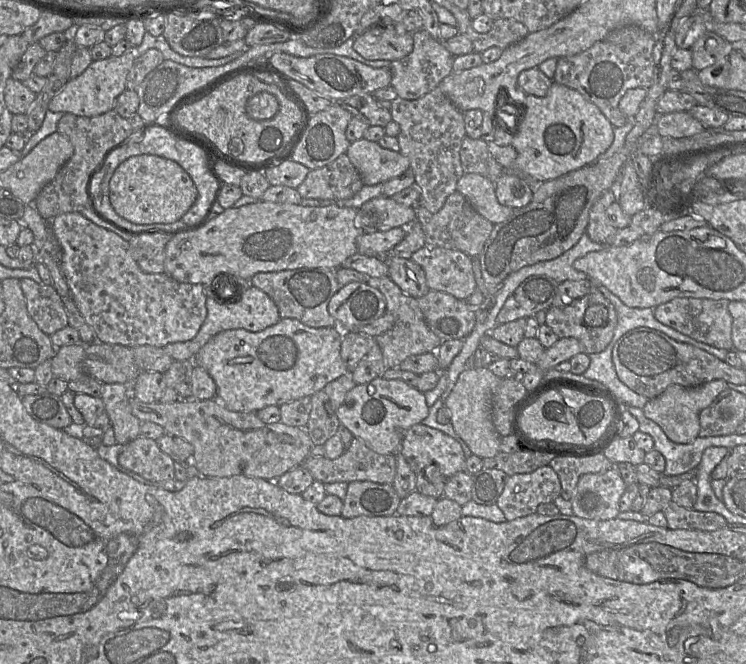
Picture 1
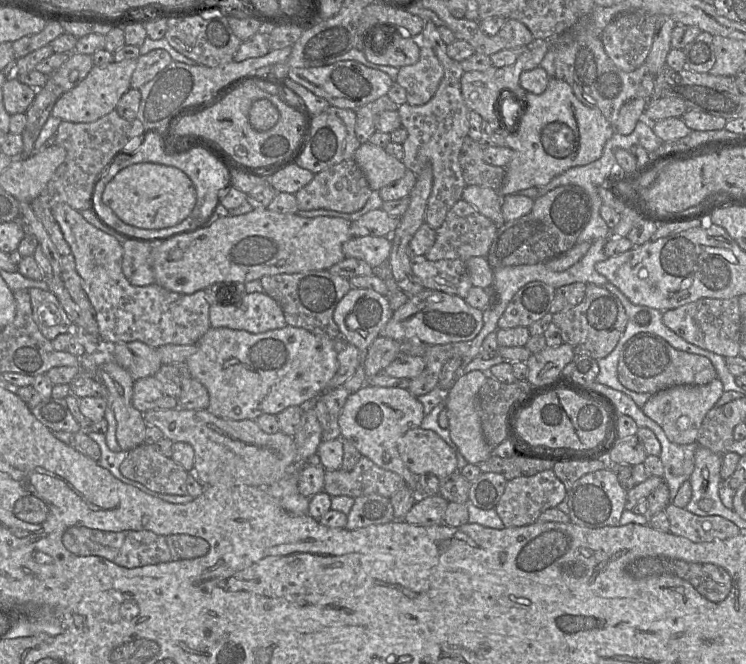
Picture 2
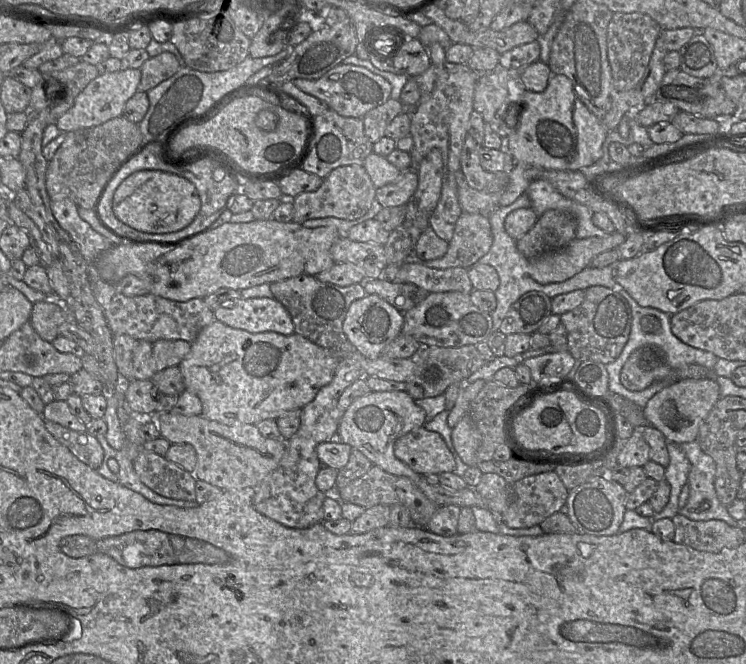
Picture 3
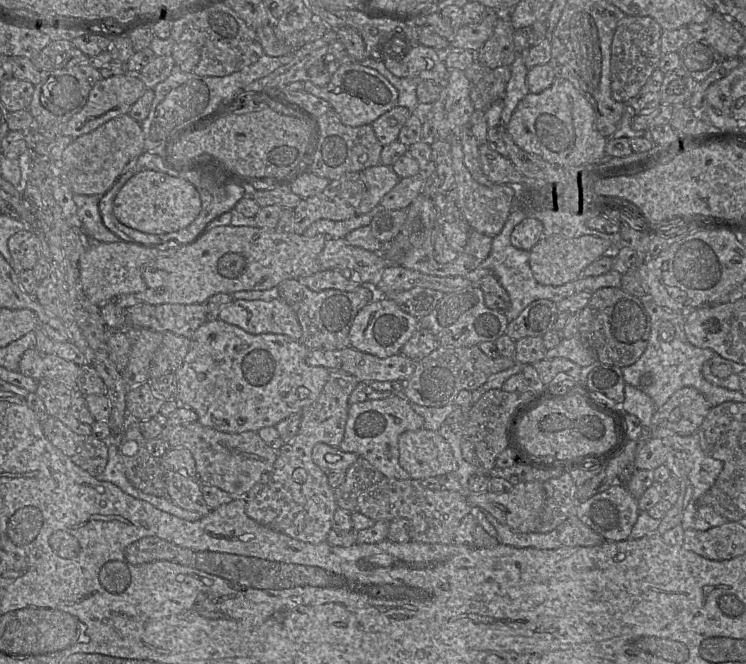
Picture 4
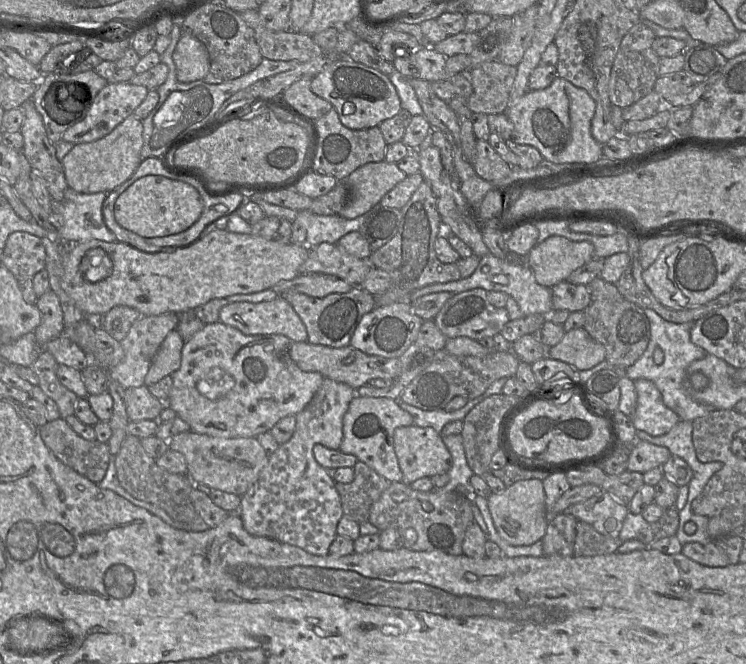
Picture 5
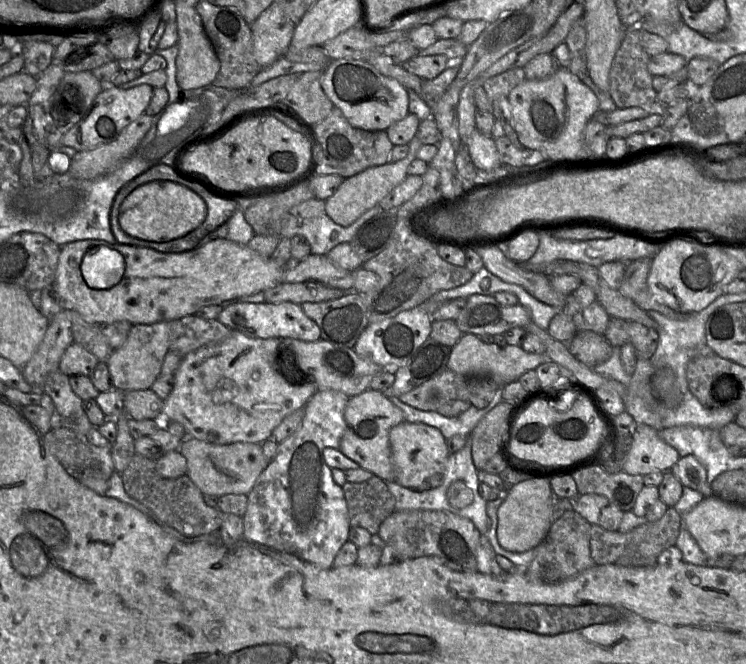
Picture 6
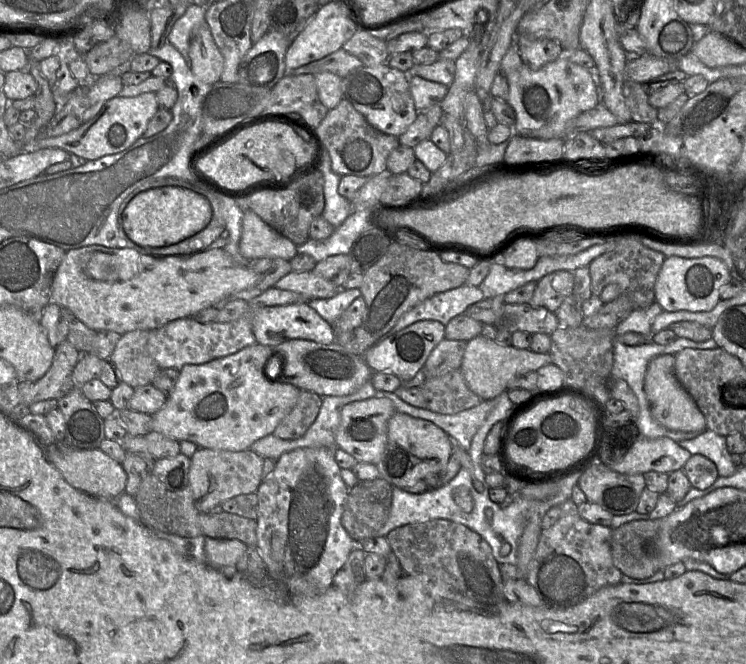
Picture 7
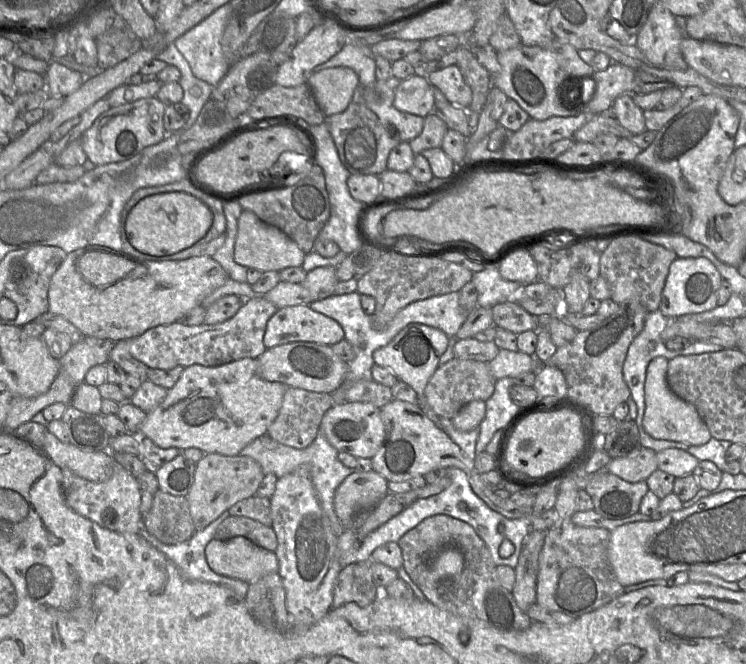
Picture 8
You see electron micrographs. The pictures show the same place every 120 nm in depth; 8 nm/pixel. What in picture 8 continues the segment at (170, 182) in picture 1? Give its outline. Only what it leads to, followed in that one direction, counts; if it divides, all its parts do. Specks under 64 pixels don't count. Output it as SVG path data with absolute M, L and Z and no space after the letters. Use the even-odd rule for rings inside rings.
M168 192L140 200L128 214L125 231L128 241L139 252L166 256L193 246L207 234L212 223L213 214L204 202L185 192Z

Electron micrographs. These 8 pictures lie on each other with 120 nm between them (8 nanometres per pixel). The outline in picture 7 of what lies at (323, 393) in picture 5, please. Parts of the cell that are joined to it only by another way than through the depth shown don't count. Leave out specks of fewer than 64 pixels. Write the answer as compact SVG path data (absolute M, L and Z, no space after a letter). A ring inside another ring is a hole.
M325 447L299 448L283 454L273 472L263 479L256 493L257 549L267 567L268 579L284 583L291 593L314 594L333 586L336 573L346 563L355 540L342 523L349 492L334 457L335 450Z

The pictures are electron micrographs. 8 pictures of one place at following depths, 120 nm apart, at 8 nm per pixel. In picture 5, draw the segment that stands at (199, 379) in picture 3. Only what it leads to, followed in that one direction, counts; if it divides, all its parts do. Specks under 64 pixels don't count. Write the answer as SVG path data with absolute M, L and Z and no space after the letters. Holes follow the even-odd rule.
M217 321L189 338L182 349L181 365L171 376L173 385L166 405L190 426L190 430L220 438L257 437L269 432L282 418L301 412L324 382L319 372L306 372L290 358L292 340L282 334L246 335Z

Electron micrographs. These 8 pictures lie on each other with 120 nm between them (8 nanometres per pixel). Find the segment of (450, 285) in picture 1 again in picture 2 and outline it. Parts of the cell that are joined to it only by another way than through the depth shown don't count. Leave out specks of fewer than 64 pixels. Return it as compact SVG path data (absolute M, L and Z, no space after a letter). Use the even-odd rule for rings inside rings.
M421 255L412 257L410 262L413 273L421 280L425 289L438 290L465 299L473 287L465 261L430 261L425 255Z

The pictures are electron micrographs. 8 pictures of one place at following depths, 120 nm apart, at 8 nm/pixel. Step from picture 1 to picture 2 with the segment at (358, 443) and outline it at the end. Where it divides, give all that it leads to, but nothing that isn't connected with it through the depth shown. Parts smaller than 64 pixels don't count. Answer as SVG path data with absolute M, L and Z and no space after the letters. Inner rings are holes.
M362 456L351 471L338 469L325 472L324 491L331 497L357 498L378 494L391 498L405 486L406 482L400 475L379 467L366 456Z

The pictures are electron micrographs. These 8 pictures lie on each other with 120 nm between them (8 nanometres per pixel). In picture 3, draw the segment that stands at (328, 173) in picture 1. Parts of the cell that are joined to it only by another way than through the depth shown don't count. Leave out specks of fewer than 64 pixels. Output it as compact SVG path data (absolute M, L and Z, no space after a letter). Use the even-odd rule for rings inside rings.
M362 164L339 166L323 179L317 190L303 192L293 198L293 221L303 224L306 220L324 217L357 219L370 209L372 202L376 199L376 190Z

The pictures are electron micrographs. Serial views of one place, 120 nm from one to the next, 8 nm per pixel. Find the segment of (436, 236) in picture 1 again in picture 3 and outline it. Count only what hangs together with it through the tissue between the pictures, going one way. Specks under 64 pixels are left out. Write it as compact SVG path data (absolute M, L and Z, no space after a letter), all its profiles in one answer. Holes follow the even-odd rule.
M463 211L456 221L454 234L448 242L446 254L440 258L422 262L430 268L463 267L468 269L489 251L492 243L489 218Z

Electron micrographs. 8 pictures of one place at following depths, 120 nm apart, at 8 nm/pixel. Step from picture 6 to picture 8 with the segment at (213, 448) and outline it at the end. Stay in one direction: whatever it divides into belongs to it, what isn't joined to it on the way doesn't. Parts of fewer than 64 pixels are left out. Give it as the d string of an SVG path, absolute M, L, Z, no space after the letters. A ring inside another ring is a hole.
M205 454L196 463L194 482L187 495L196 531L203 530L237 502L256 495L264 476L261 465L251 457Z

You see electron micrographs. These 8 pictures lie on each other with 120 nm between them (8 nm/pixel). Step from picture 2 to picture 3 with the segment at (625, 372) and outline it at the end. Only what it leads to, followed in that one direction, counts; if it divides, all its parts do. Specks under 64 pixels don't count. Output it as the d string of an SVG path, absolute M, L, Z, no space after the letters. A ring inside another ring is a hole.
M654 345L635 350L622 367L620 380L630 391L642 391L659 381L681 379L706 379L717 377L702 365L692 364L673 371L667 364L663 351Z

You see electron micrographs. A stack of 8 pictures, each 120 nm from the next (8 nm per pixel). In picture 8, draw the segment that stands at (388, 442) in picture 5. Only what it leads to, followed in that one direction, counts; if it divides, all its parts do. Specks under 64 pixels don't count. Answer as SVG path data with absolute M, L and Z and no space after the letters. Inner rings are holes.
M362 402L335 404L324 414L320 432L338 452L349 453L356 458L372 459L385 438L381 409L371 403Z

